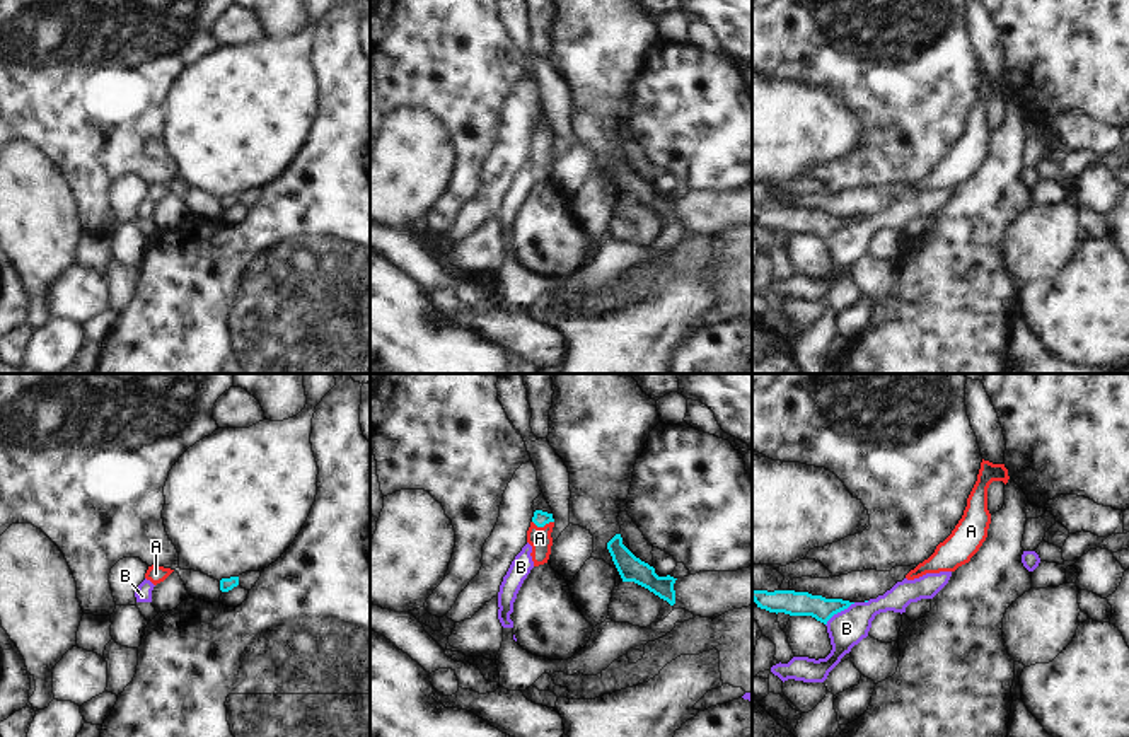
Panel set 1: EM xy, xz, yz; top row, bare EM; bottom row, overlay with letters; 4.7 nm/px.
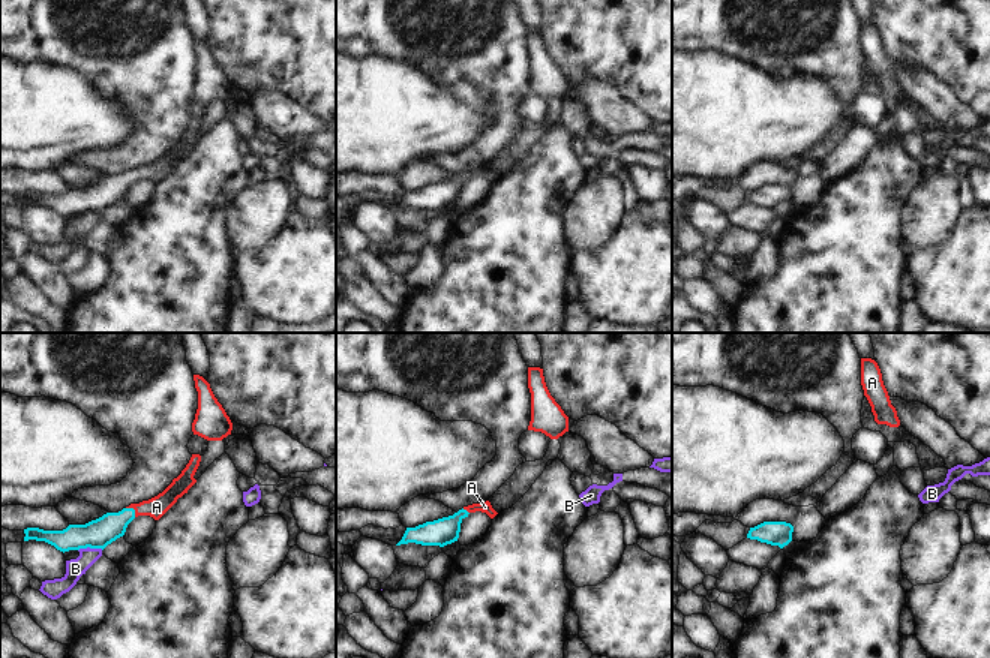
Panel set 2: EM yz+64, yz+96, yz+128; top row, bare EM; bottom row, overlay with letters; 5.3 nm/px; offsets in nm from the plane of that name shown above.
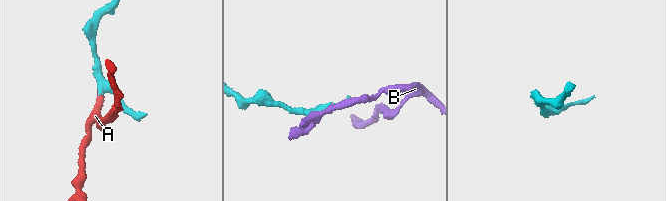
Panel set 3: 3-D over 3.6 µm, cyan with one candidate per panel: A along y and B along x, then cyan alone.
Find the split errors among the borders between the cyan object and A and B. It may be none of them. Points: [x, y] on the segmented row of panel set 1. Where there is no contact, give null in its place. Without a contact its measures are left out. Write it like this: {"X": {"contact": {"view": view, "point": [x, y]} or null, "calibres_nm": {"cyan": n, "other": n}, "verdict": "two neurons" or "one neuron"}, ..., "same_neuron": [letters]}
{"A": {"contact": {"view": "xz", "point": [543, 526]}, "calibres_nm": {"cyan": 70, "other": 110}, "verdict": "one neuron"}, "B": {"contact": {"view": "yz", "point": [839, 611]}, "calibres_nm": {"cyan": 120, "other": 170}, "verdict": "two neurons"}, "same_neuron": ["A"]}

